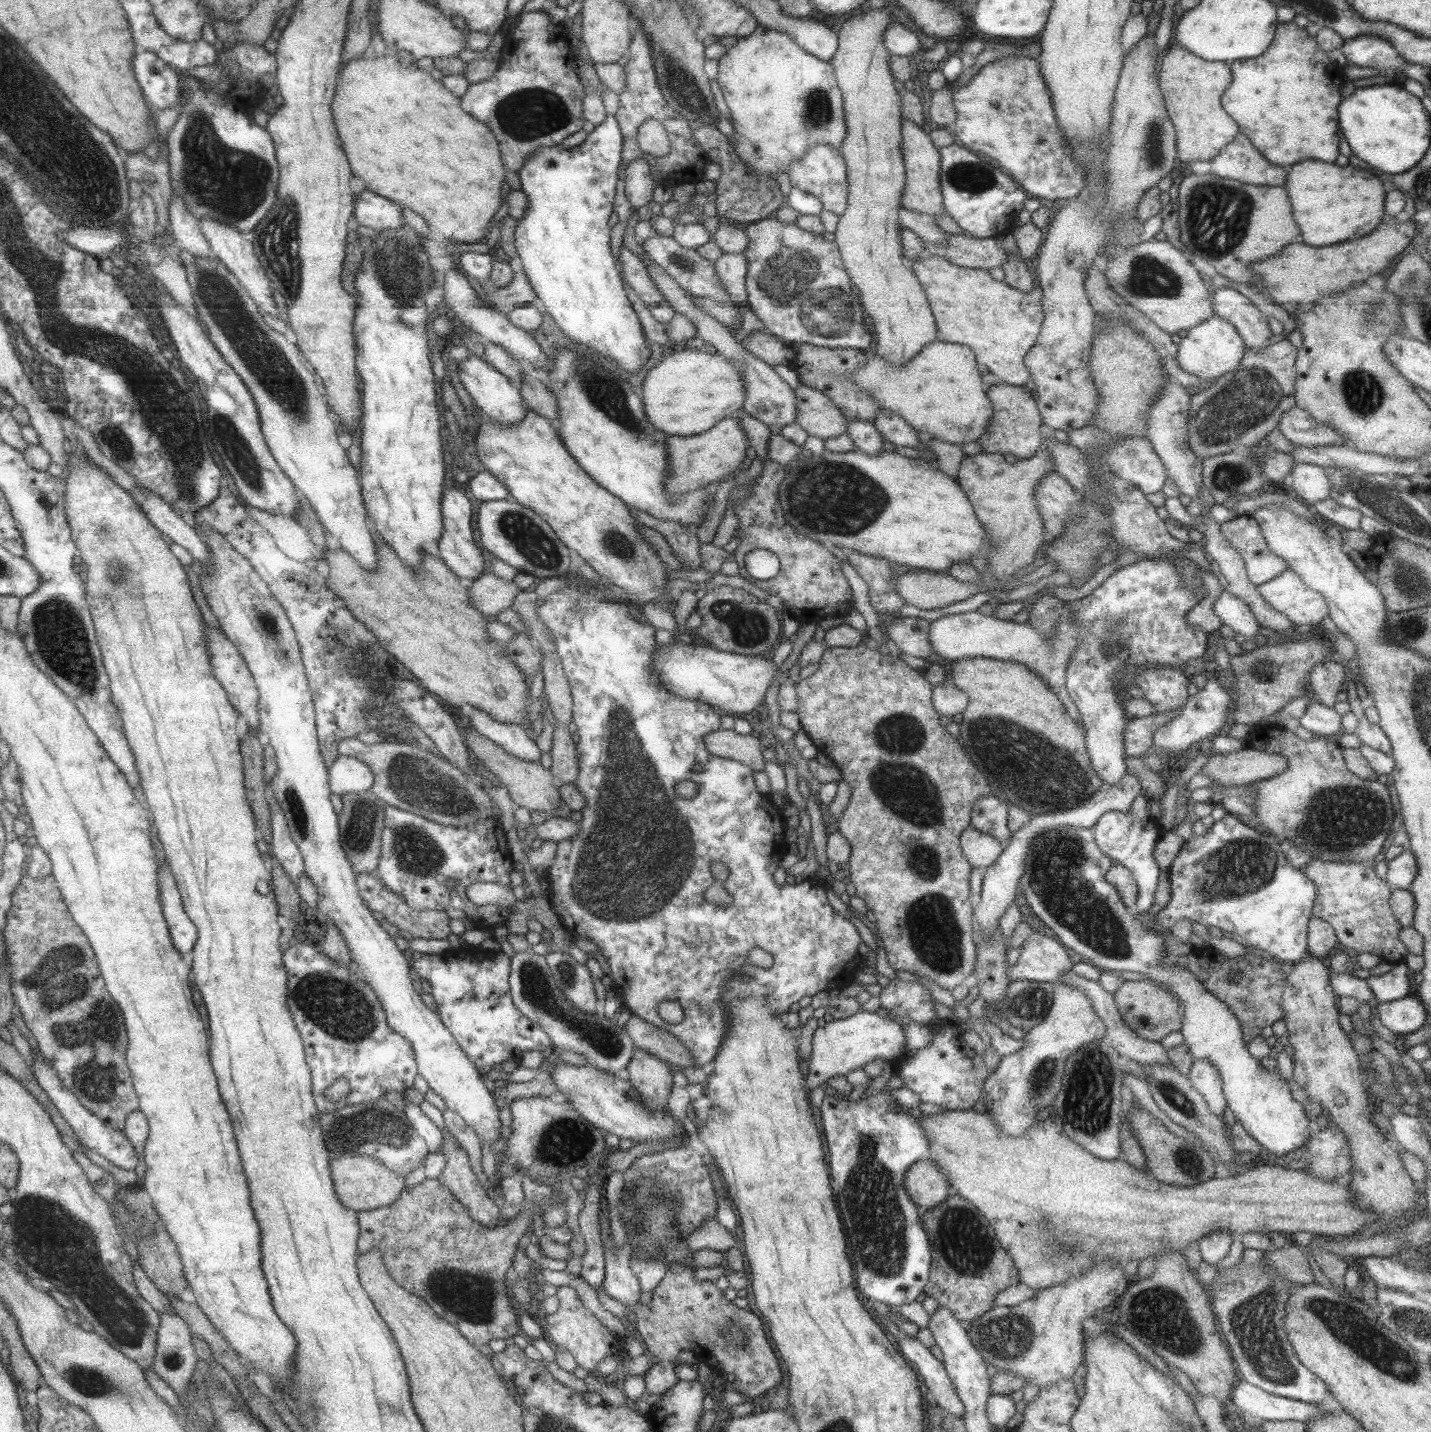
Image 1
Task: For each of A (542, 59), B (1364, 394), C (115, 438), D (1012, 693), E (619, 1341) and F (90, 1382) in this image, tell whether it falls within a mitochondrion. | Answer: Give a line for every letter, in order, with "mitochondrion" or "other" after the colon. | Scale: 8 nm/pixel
A: other
B: mitochondrion
C: mitochondrion
D: other
E: other
F: mitochondrion

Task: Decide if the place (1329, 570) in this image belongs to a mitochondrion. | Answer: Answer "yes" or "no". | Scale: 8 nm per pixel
no

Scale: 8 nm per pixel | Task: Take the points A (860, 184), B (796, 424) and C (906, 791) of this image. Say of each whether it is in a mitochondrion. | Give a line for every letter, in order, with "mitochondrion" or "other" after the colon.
A: other
B: other
C: mitochondrion

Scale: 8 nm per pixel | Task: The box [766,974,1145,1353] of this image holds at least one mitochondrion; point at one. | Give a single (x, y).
(875, 1219)

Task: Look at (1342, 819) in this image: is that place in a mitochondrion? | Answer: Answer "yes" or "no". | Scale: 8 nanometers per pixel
yes

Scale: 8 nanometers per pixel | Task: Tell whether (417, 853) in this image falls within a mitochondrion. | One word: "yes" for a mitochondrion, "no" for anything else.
yes

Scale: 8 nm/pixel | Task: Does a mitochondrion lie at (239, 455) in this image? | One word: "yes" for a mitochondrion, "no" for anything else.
yes

